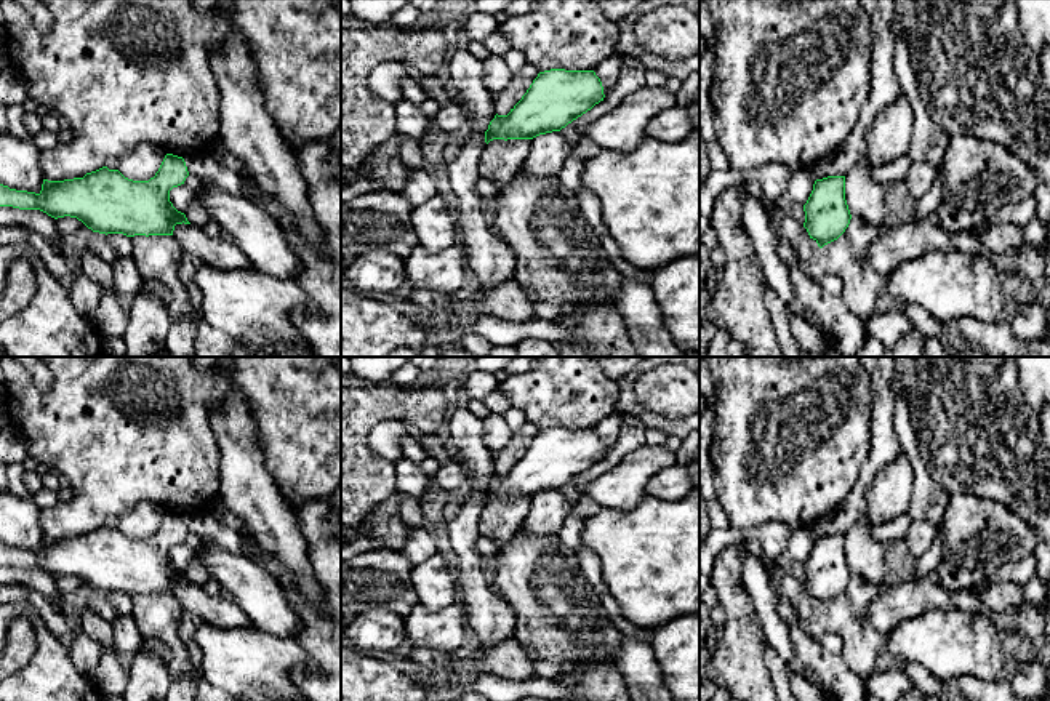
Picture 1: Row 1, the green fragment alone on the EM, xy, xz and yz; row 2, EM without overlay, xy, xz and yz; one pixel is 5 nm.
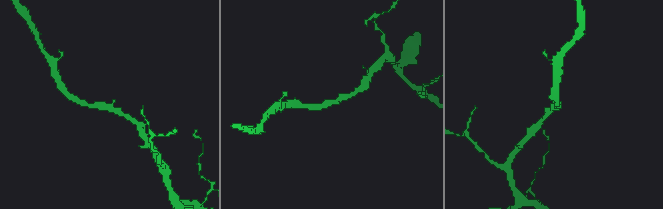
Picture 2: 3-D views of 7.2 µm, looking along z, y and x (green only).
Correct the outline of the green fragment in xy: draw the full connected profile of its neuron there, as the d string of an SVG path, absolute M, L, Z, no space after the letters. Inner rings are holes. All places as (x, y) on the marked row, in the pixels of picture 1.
M166 154L149 181L133 181L102 166L83 178L43 179L38 194L0 184L0 206L40 210L58 219L77 218L99 234L173 235L176 224L190 224L170 202L170 190L189 176L182 157Z

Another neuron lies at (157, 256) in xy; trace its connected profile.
M134 235L131 237L133 254L139 275L138 293L147 293L162 299L170 312L173 323L190 322L200 325L198 312L192 307L190 296L186 291L178 266L184 250L173 235ZM158 280L163 283L163 293L150 293L142 282Z

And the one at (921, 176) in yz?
M912 160L903 184L901 194L906 200L917 200L930 192L936 179L936 171L927 162Z

